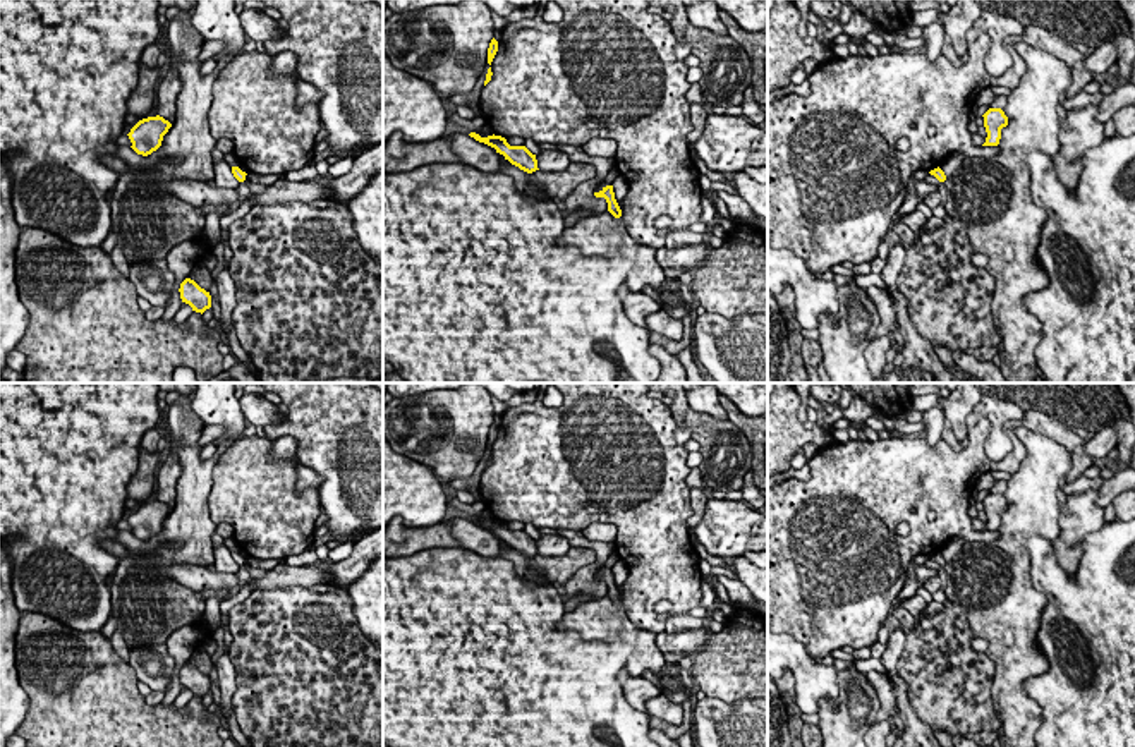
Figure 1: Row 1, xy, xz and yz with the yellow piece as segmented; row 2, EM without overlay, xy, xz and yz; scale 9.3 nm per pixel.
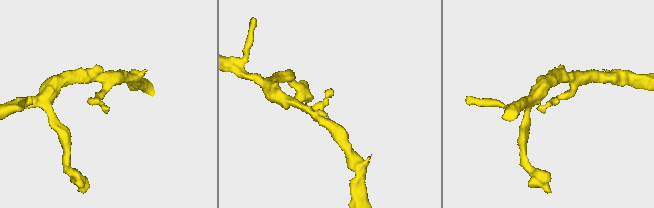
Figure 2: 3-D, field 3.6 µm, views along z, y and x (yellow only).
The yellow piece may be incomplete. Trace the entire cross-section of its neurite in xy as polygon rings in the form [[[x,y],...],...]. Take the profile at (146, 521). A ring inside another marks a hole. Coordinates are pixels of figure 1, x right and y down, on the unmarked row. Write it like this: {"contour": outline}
{"contour": [[[160,500],[139,505],[127,519],[132,527],[130,532],[137,539],[151,539],[161,531],[163,520],[170,512],[172,508]]]}

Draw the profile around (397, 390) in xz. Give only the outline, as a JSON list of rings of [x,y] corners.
[[[386,383],[386,392],[393,398],[402,398],[434,390],[457,390],[462,385],[464,383]]]

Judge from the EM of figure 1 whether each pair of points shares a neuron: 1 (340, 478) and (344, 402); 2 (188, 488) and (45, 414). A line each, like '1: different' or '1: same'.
1: same
2: different

